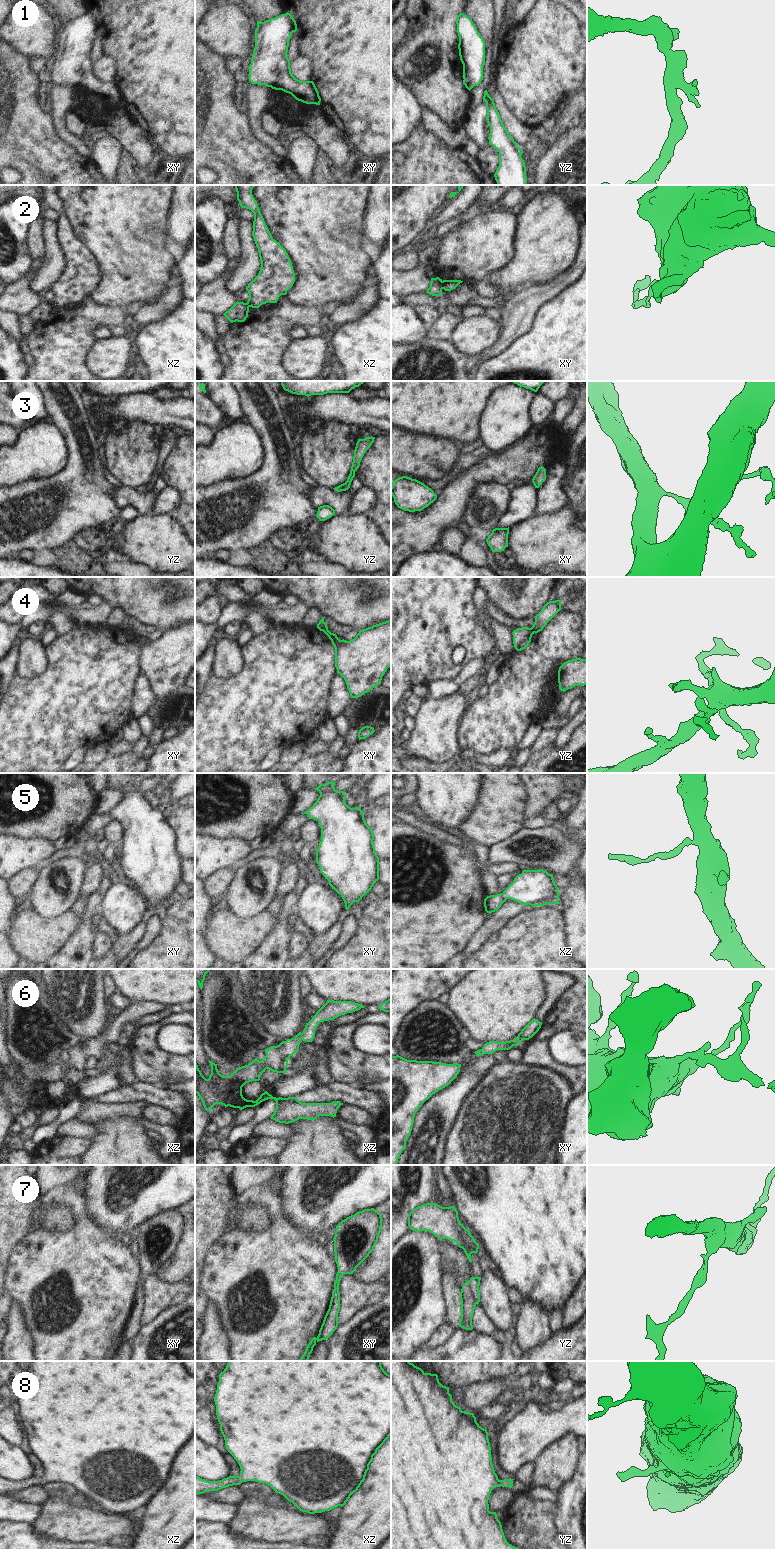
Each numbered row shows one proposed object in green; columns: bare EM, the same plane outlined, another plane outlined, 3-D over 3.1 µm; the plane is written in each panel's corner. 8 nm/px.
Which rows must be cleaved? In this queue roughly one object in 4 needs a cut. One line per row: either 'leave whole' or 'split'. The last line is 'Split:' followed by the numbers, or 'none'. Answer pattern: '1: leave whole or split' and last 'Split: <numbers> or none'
1: leave whole
2: split
3: leave whole
4: split
5: leave whole
6: leave whole
7: split
8: leave whole
Split: 2, 4, 7

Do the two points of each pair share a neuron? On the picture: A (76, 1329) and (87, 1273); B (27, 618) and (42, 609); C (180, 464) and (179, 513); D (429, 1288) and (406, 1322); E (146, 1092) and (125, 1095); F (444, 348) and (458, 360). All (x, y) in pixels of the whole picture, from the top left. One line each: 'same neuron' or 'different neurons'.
A: same neuron
B: same neuron
C: same neuron
D: same neuron
E: same neuron
F: same neuron

